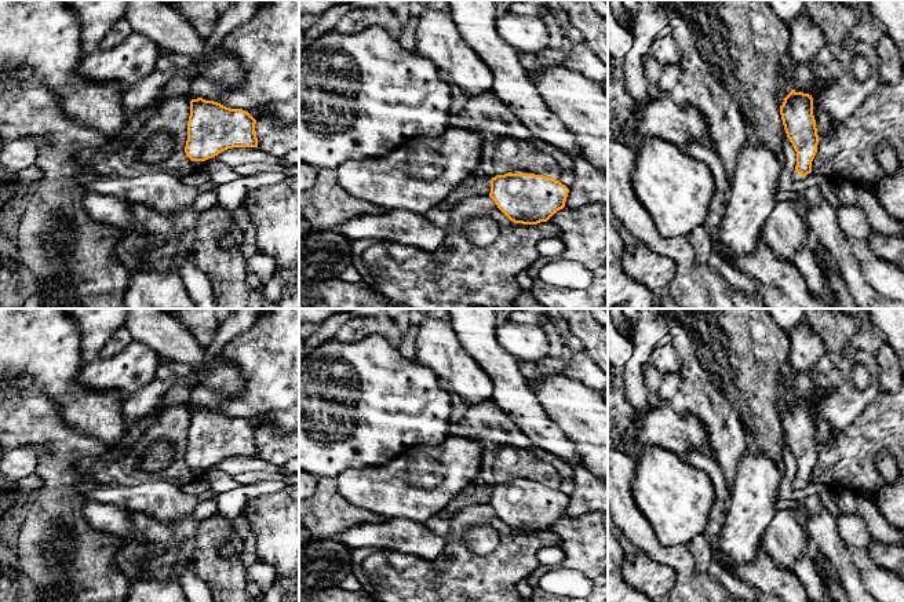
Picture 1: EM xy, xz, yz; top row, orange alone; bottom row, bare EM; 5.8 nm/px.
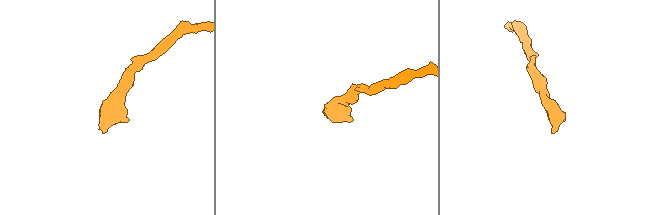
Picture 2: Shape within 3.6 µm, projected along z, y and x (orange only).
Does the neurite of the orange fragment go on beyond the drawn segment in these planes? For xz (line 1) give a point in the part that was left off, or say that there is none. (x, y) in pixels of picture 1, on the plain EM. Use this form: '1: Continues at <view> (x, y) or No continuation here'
1: No continuation here

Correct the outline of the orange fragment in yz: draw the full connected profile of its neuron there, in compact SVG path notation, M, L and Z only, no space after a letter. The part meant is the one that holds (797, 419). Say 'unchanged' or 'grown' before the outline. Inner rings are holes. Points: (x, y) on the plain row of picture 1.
grown | M792 398L784 406L780 423L787 446L797 460L792 486L799 490L812 481L812 470L819 453L812 404Z

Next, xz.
unchanged | M508 481L491 488L489 506L511 530L537 533L565 515L568 501L559 489Z

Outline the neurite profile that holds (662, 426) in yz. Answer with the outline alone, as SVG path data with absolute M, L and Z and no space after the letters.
M668 404L648 409L642 417L639 442L642 446L661 446L679 456L695 450L714 453L701 420L690 413L679 415Z

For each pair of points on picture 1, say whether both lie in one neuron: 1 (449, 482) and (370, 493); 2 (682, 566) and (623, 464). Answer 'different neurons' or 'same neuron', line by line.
1: same neuron
2: same neuron

